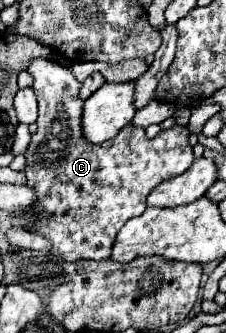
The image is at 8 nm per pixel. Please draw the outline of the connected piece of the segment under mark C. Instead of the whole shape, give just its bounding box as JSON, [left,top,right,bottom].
[24,59,194,261]

